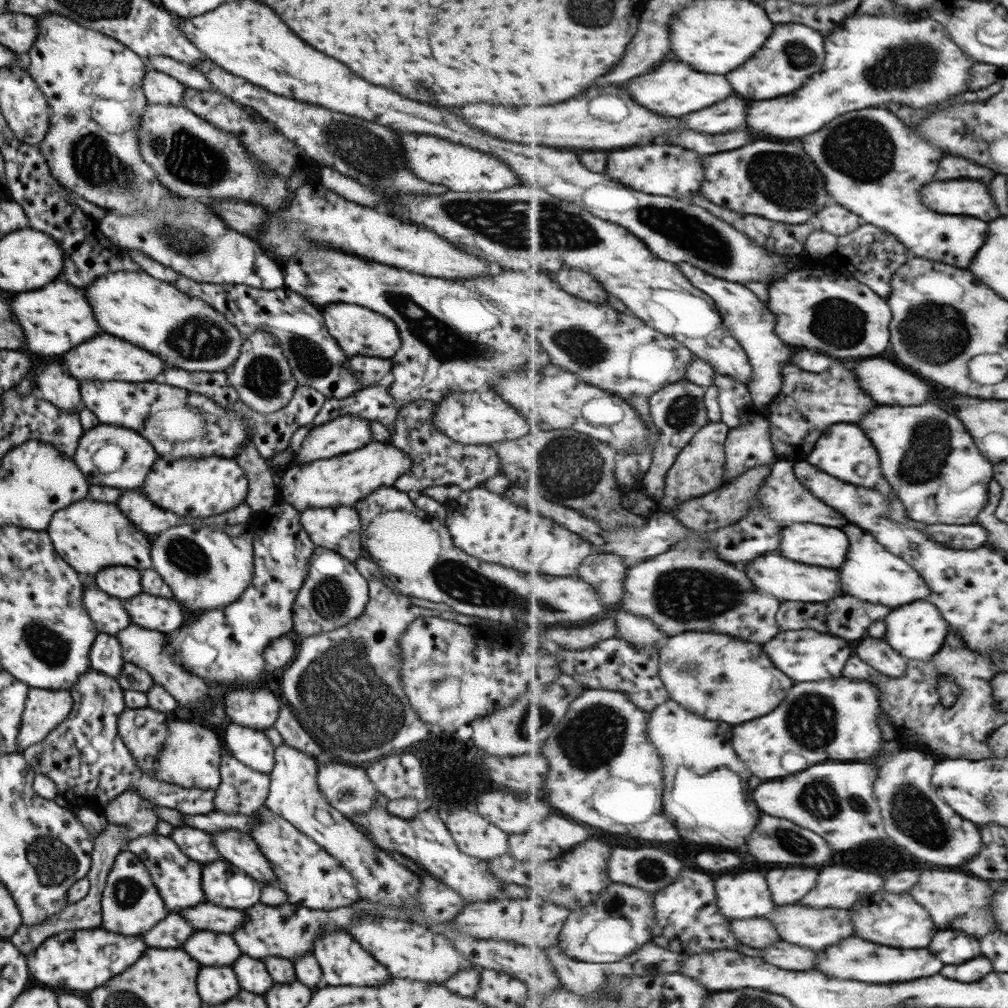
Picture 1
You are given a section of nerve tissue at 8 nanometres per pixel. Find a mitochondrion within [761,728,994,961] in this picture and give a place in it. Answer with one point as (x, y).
(911, 811)

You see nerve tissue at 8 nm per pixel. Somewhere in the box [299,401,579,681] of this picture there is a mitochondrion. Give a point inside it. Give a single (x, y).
(464, 583)

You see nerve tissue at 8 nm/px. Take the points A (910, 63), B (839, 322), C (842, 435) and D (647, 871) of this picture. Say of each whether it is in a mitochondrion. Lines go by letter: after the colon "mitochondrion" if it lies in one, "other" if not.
A: mitochondrion
B: mitochondrion
C: other
D: mitochondrion

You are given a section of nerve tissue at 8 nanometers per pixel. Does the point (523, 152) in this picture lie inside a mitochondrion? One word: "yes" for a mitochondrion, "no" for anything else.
no

